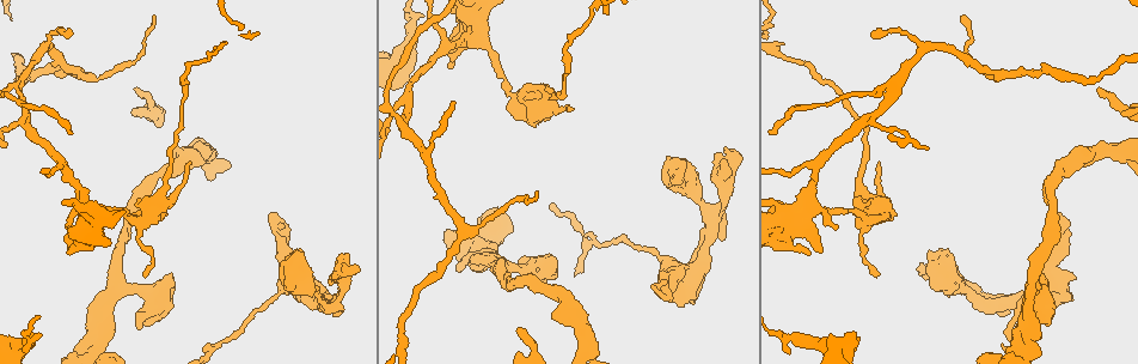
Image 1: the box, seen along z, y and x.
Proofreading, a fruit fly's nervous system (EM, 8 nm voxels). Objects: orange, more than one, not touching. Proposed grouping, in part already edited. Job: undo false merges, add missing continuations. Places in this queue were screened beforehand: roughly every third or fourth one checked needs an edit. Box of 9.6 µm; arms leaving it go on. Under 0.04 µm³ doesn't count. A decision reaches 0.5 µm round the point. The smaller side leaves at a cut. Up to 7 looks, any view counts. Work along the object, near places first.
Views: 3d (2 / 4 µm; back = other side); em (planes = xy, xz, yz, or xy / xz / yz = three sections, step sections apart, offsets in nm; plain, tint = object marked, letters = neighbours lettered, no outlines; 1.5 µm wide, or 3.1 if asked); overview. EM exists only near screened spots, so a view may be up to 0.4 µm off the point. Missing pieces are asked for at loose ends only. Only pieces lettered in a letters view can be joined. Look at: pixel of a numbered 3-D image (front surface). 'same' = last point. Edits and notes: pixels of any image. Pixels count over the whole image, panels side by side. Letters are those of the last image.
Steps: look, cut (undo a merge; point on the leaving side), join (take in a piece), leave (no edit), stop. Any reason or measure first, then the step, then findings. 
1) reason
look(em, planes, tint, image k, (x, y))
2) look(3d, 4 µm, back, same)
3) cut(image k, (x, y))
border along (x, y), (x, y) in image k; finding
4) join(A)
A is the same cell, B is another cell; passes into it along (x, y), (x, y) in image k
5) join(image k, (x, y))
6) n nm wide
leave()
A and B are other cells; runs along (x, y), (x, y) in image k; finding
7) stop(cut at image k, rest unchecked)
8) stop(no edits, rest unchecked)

three-way junction
look(em, planes, letters, image 1, (590, 242))

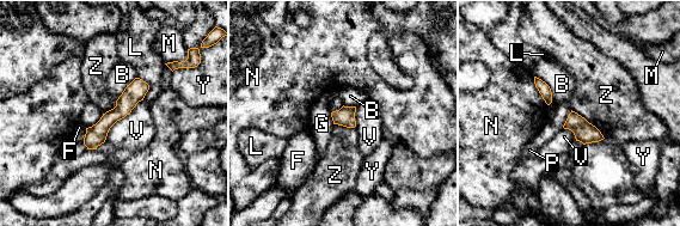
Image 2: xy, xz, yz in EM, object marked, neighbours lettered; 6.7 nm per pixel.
130 nm wide
leave()
B, F, G, L, M, N, P, V, Y and Z are other cells; border along (571, 109), (590, 122), (605, 138) in image 2; continuous, no second neuron

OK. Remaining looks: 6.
an open end
look(em, planes, letters, image 1, (147, 272))

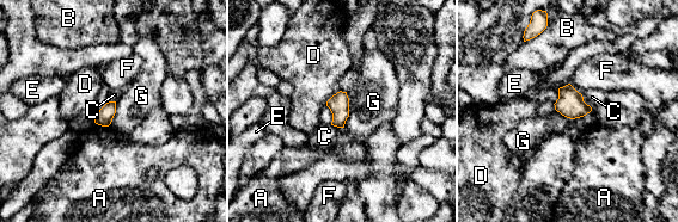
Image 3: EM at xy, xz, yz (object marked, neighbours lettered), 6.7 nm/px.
110 nm wide
leave()
A, B, C, D, E, F and G are other cells; border along (592, 108), (574, 118), (555, 109) in image 3; no lettered piece goes on from it

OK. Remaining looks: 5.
look(3d, 2 µm, image 1, (191, 162))

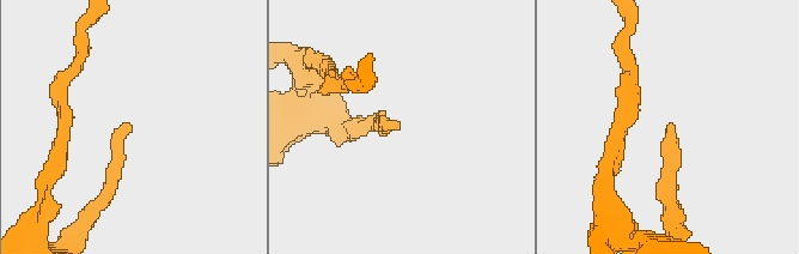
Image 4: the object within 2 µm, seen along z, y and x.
shape alone is not enough
look(em, yz, step 4, letters, image 4, (391, 129))

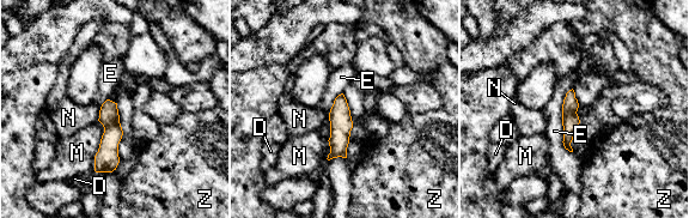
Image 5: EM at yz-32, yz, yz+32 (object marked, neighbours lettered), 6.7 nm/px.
E touches over 380 nm
leave()
D, E, M, N and Z are other cells; runs along (109, 103), (109, 149), (98, 169) in image 5; no lettered piece goes on from it

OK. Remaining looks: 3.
stop(no edits, rest unchecked)

